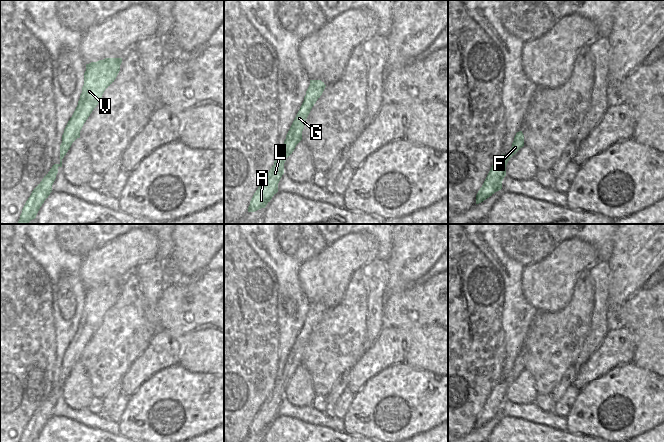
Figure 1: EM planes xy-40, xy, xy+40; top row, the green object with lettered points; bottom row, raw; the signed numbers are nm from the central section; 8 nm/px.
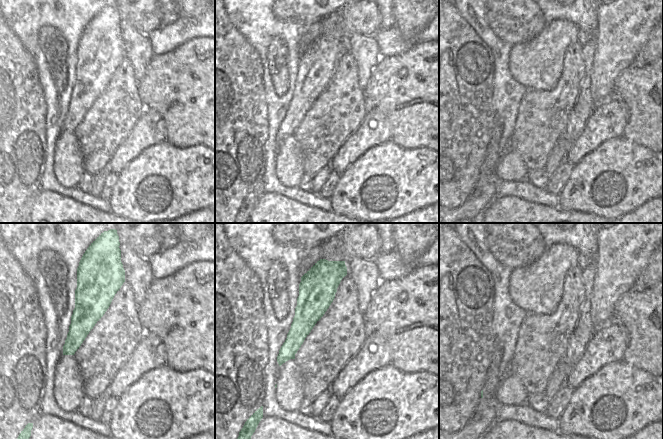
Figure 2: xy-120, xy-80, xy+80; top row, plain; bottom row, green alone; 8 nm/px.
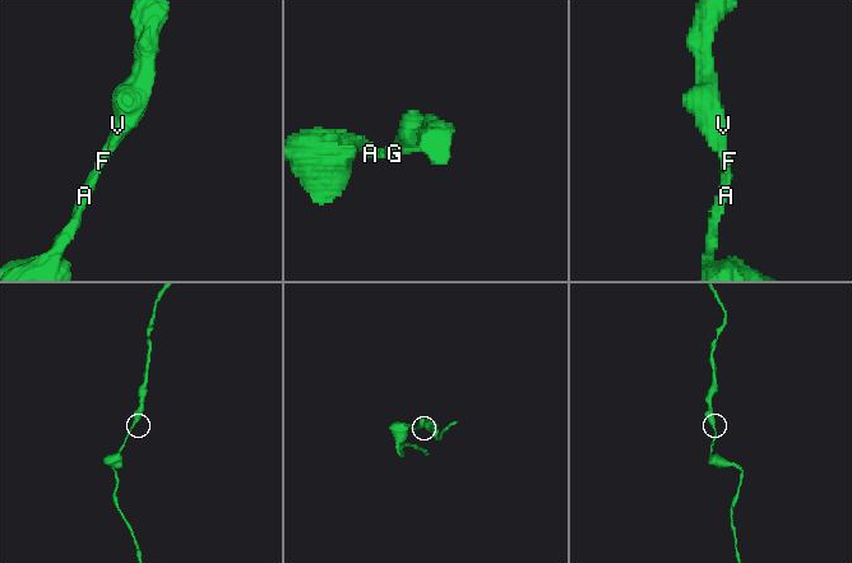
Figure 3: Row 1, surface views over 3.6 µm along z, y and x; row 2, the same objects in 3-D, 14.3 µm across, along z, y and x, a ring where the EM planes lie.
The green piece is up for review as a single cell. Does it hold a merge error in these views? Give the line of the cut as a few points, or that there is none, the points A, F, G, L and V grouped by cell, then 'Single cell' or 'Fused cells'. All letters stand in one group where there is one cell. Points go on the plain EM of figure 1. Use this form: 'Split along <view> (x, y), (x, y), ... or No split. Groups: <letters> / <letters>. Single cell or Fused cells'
No split. Groups: A F G L V. Single cell.

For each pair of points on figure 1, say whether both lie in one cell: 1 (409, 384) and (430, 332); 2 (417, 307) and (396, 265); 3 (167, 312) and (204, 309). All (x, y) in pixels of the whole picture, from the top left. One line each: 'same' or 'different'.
1: different
2: different
3: same

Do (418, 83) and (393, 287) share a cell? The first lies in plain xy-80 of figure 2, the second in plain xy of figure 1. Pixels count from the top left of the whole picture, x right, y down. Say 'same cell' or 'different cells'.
different cells

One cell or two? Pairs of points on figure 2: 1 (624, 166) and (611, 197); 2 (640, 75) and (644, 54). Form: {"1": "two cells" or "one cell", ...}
{"1": "one cell", "2": "two cells"}

